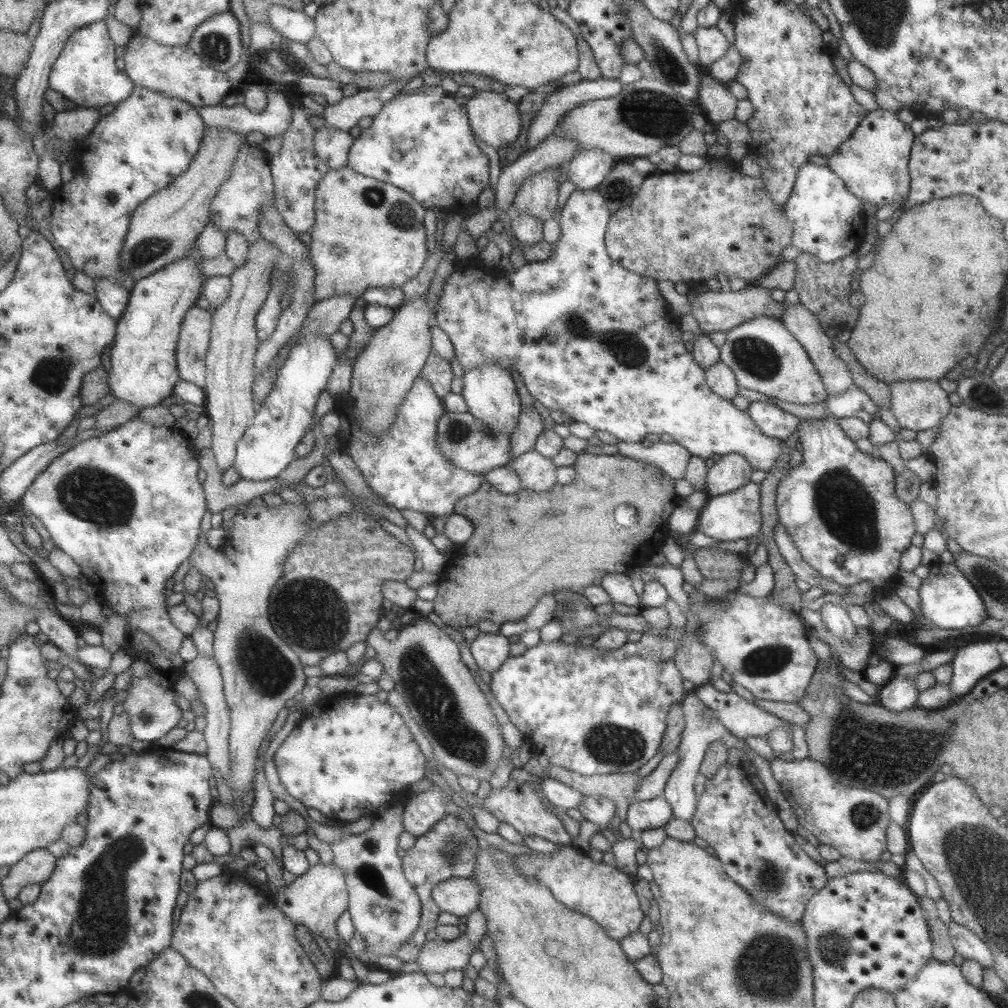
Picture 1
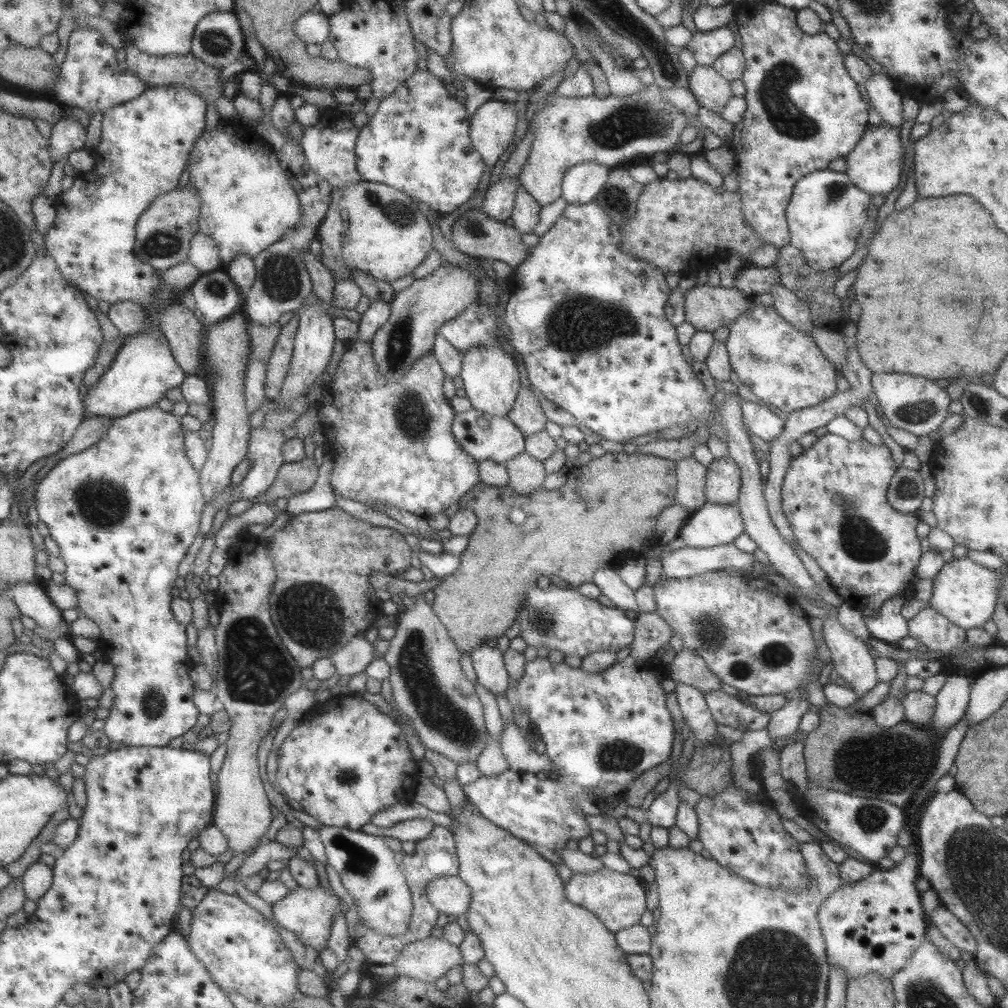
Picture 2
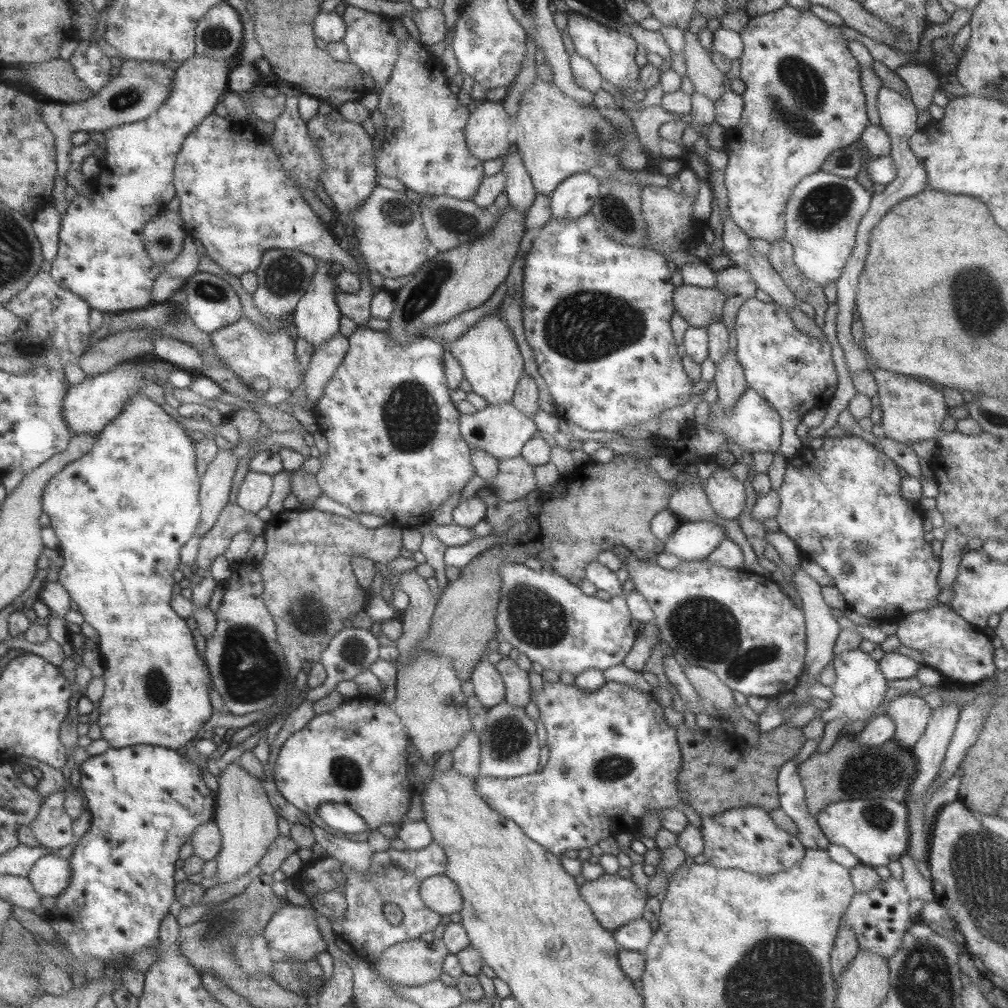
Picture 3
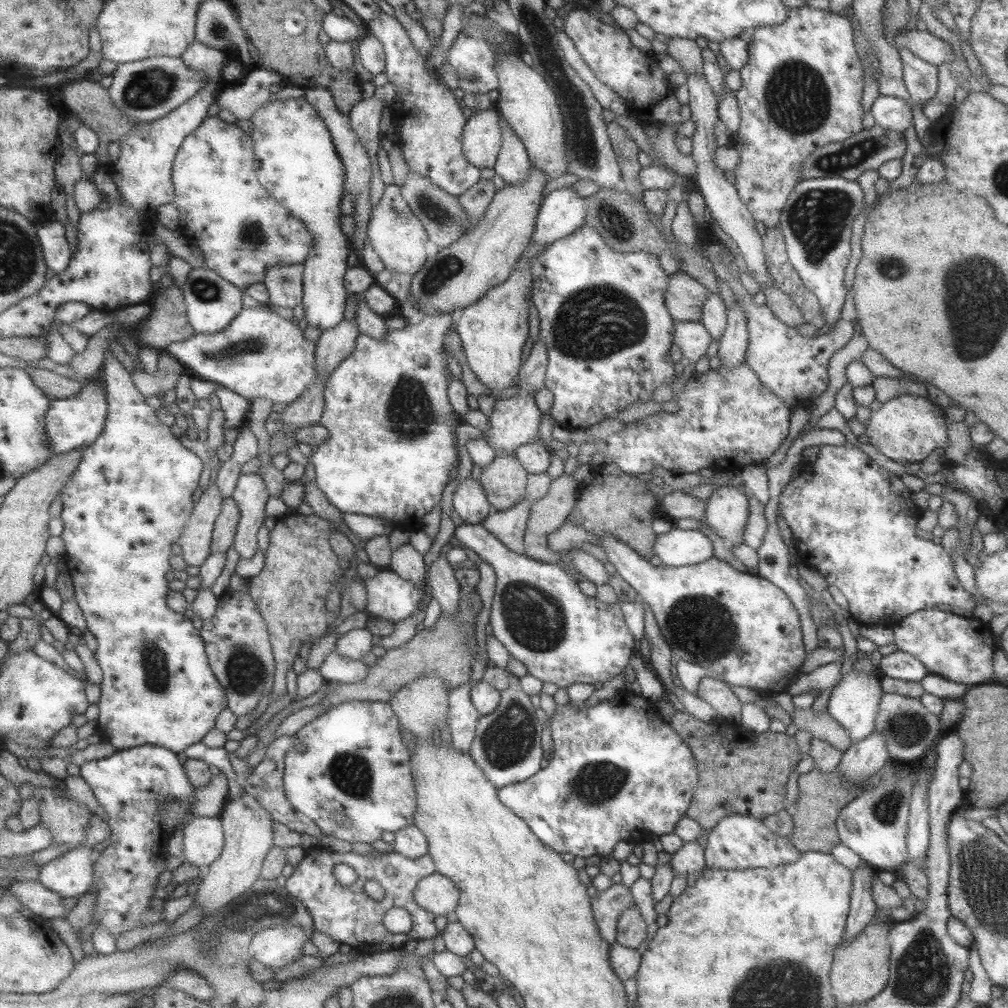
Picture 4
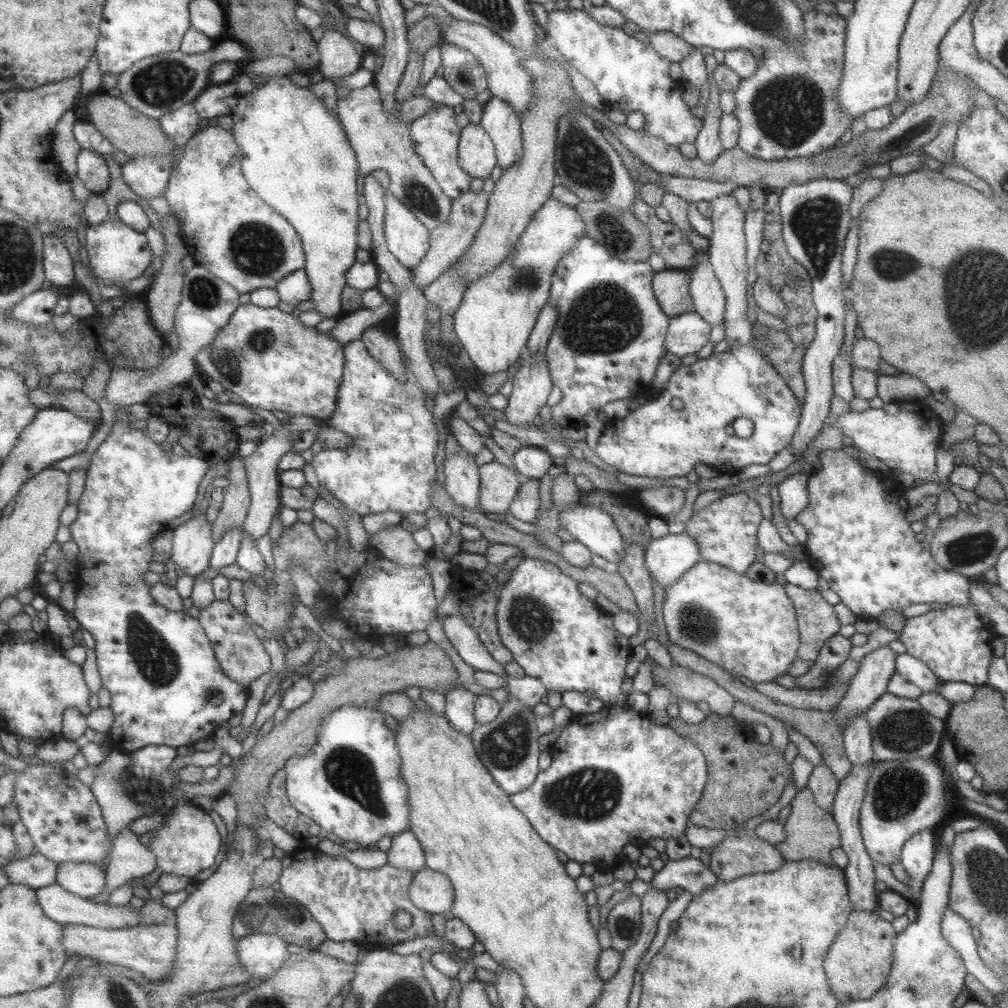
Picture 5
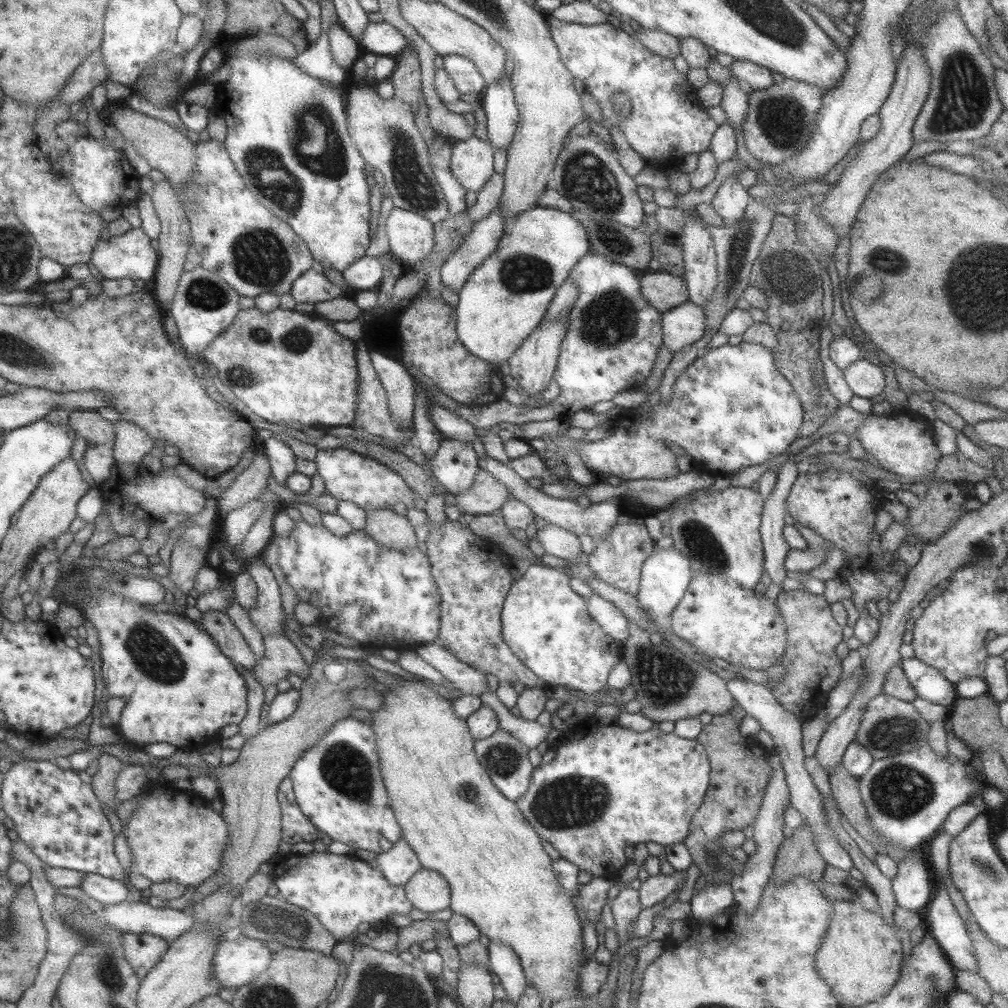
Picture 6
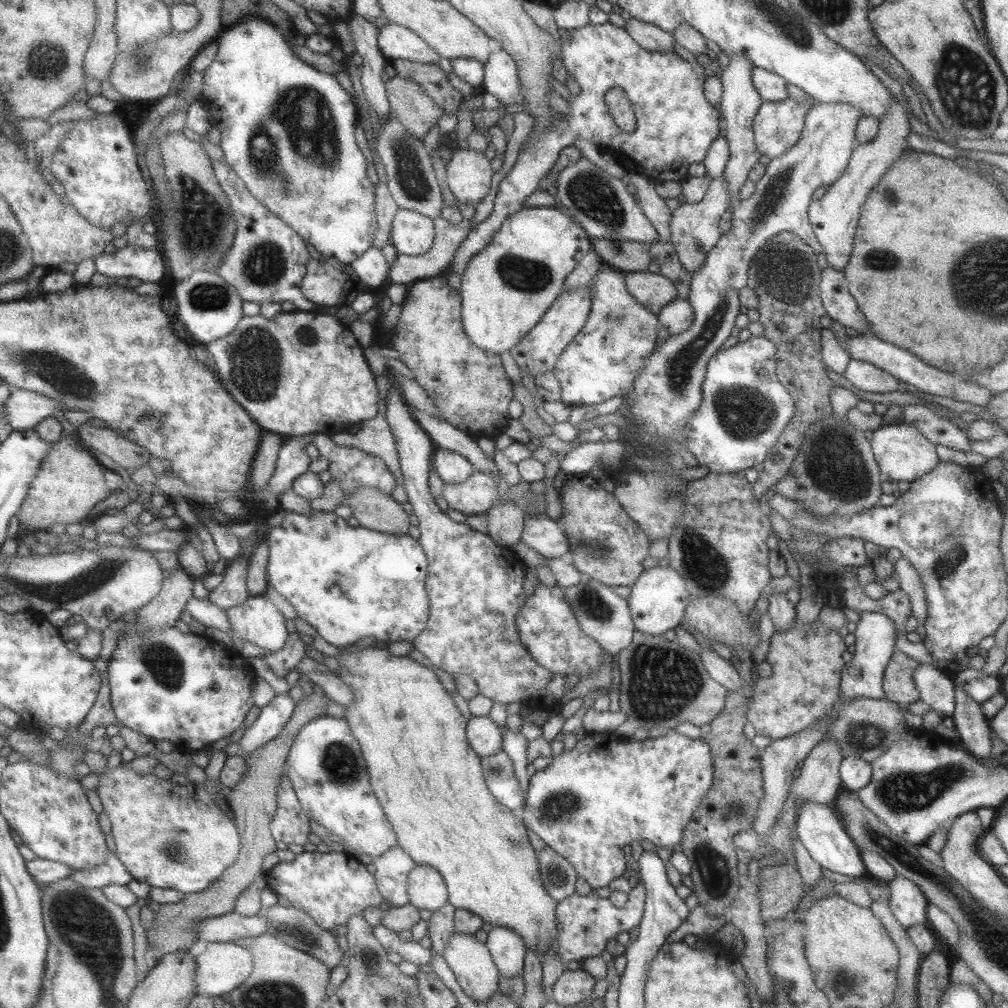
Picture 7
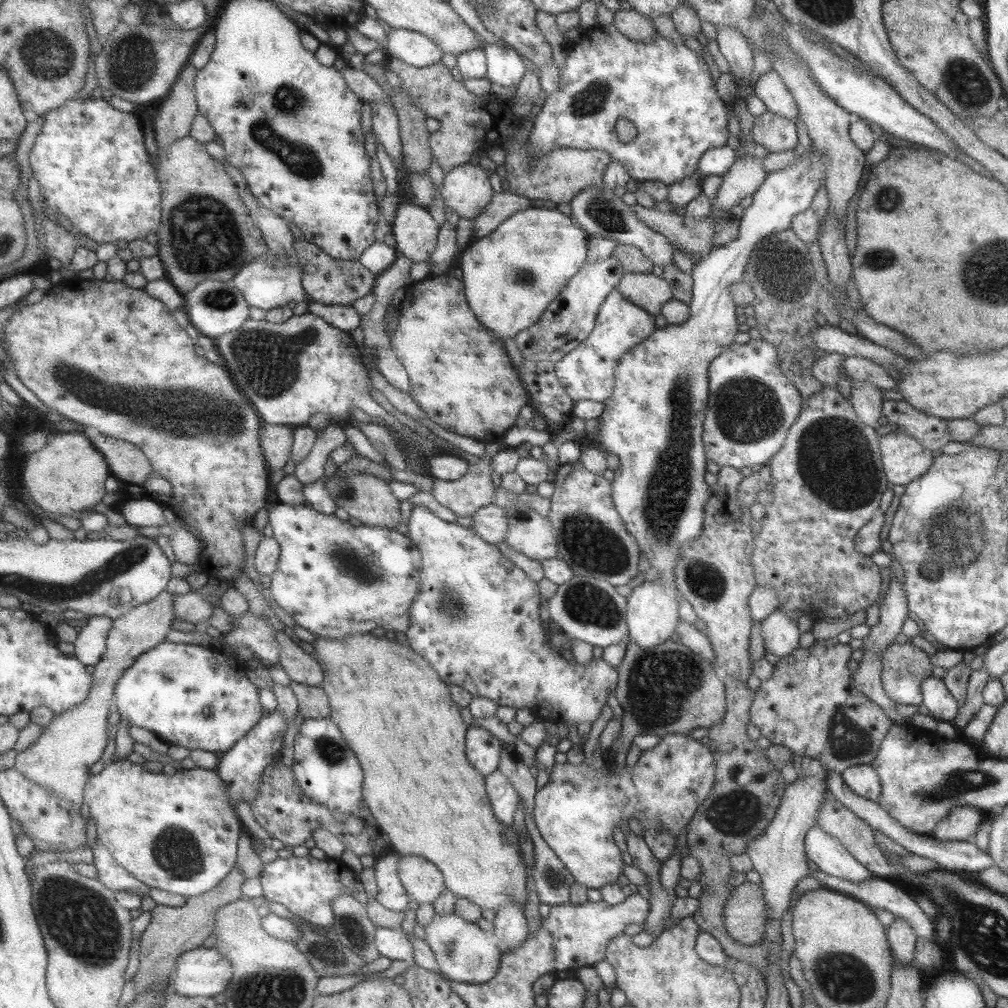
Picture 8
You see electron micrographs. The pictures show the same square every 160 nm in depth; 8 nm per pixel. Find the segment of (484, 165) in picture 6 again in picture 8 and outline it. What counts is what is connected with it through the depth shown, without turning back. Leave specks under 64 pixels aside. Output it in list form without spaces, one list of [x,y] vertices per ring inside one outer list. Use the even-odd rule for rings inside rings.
[[[463,163],[445,173],[440,194],[445,207],[470,220],[481,214],[494,195],[482,163]]]

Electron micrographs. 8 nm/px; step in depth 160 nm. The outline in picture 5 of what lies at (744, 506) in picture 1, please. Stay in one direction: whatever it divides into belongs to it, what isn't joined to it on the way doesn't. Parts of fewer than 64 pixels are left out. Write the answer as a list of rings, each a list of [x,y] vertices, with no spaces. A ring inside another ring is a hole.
[[[667,533],[661,538],[652,538],[644,550],[644,564],[658,585],[665,591],[673,581],[686,570],[689,570],[700,559],[699,547],[685,533]]]

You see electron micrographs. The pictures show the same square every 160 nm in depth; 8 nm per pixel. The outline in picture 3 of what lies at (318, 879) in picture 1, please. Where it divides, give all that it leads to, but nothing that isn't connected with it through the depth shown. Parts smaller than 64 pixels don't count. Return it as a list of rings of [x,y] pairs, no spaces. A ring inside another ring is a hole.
[[[289,901],[269,917],[262,935],[277,957],[283,956],[291,962],[304,963],[313,959],[319,952],[326,952],[326,945],[315,921],[315,911],[311,907],[294,905]]]

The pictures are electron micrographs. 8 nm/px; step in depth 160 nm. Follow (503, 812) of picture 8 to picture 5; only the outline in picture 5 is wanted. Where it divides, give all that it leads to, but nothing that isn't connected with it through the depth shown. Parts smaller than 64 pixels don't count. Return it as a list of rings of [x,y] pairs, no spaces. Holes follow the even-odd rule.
[[[508,694],[494,720],[485,725],[477,725],[471,731],[471,741],[481,764],[489,771],[493,780],[508,794],[526,789],[538,775],[539,732],[535,728],[531,707]]]

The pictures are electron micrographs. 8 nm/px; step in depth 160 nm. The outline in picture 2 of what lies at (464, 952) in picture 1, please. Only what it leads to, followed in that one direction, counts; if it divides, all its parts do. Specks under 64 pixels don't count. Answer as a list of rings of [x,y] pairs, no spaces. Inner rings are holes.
[[[427,937],[406,944],[392,962],[397,973],[423,982],[434,983],[450,968],[462,964],[459,947],[443,938]]]

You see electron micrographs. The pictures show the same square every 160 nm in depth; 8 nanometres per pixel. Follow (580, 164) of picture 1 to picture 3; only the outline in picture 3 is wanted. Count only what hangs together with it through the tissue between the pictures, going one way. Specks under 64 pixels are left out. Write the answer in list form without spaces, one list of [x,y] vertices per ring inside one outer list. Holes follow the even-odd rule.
[[[586,172],[571,174],[548,197],[550,216],[556,219],[574,219],[589,213],[599,193],[599,181]]]

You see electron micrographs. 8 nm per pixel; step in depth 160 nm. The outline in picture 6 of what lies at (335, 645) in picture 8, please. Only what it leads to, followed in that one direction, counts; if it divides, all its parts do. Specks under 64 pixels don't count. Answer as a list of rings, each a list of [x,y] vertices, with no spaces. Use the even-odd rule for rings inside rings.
[[[403,678],[401,680],[403,685],[391,685],[390,691],[381,693],[384,706],[379,710],[374,710],[372,718],[367,721],[367,724],[371,726],[371,730],[375,732],[373,736],[377,736],[375,742],[377,742],[376,753],[379,758],[379,768],[381,768],[380,771],[381,776],[383,776],[383,782],[385,782],[385,788],[388,790],[387,794],[391,810],[401,829],[401,837],[414,850],[423,869],[434,871],[447,881],[450,888],[450,905],[448,908],[450,908],[451,912],[470,920],[481,934],[485,934],[488,937],[490,942],[509,945],[509,948],[519,959],[526,982],[537,991],[540,1002],[543,1002],[543,1000],[557,1002],[564,998],[575,998],[575,1000],[581,998],[582,996],[578,991],[578,980],[586,957],[583,955],[580,918],[572,903],[571,896],[562,889],[562,886],[553,876],[553,872],[551,872],[552,861],[545,853],[543,847],[541,847],[542,839],[531,828],[518,806],[513,801],[505,798],[495,788],[489,775],[485,772],[483,766],[479,764],[474,753],[474,739],[468,732],[465,719],[457,718],[453,714],[449,699],[443,699],[435,691],[425,687],[425,685],[421,685],[421,683],[417,683],[417,681],[407,681]]]

